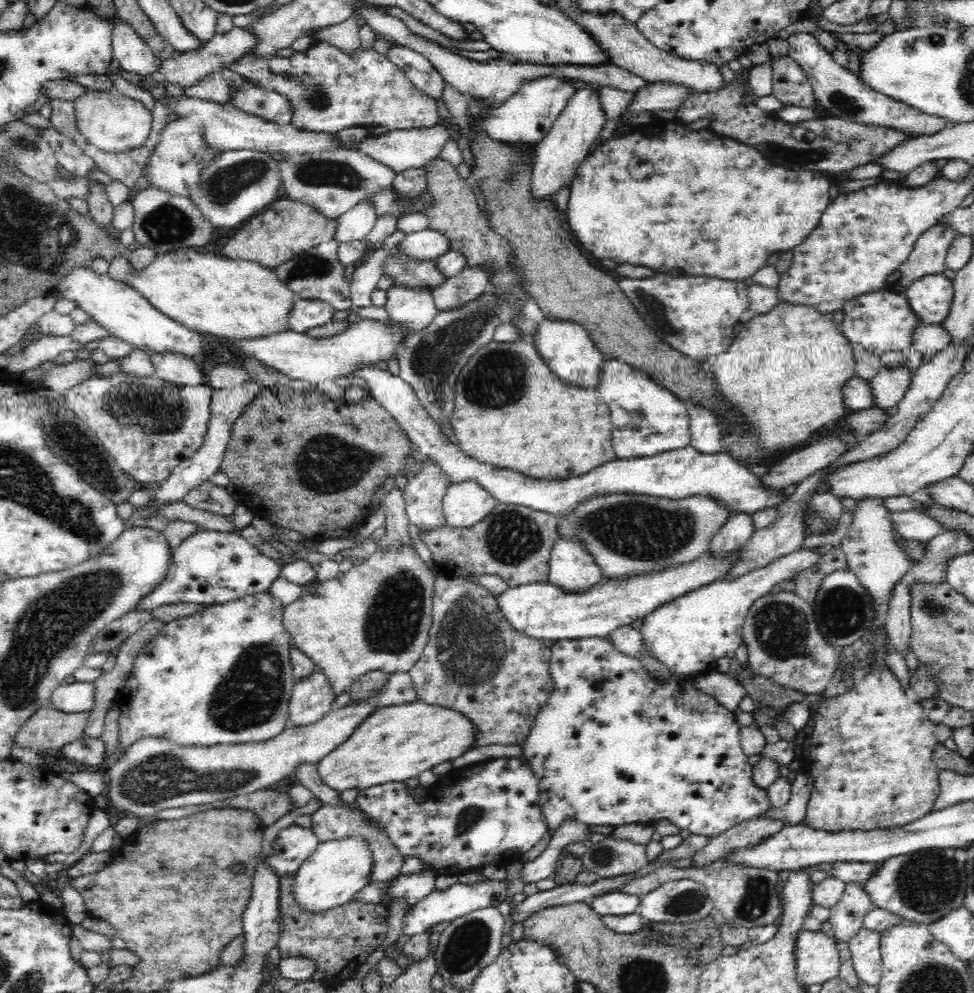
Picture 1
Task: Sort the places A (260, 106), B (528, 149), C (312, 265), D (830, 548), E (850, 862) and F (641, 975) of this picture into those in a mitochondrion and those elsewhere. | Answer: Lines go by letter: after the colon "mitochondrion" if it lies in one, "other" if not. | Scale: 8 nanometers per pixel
A: mitochondrion
B: other
C: mitochondrion
D: other
E: other
F: mitochondrion

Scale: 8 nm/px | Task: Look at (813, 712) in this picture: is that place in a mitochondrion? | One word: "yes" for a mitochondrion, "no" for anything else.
no

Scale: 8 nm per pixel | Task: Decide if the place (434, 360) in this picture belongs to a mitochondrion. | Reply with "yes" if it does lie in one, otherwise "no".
yes

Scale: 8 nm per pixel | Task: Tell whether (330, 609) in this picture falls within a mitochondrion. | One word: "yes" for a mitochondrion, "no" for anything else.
no

